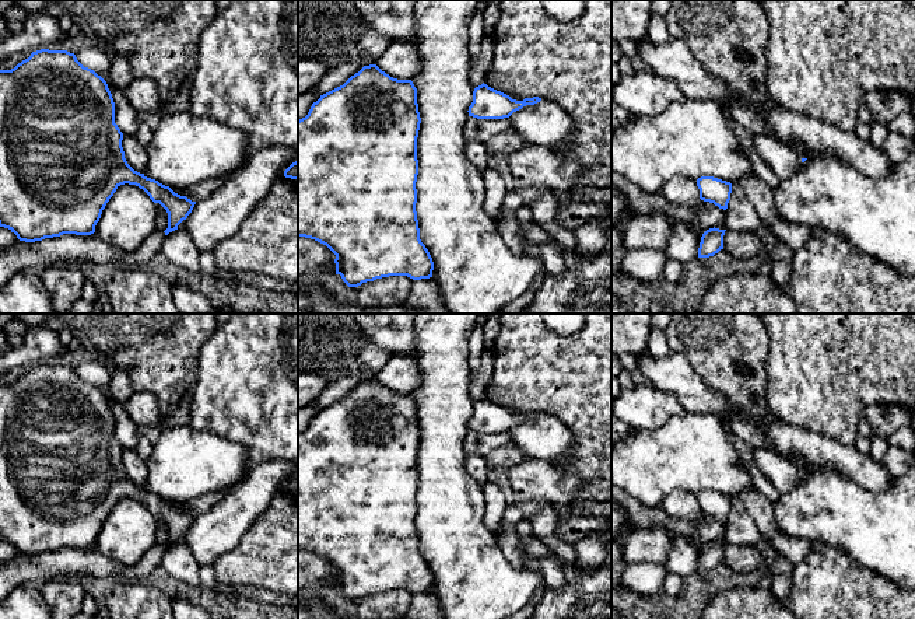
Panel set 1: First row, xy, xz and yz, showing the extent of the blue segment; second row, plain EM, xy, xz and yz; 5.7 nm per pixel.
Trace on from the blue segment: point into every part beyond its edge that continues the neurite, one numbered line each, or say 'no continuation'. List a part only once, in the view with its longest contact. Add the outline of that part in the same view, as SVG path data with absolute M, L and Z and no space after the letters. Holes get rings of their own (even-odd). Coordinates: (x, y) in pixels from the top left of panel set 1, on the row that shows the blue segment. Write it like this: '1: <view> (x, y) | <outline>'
no continuation

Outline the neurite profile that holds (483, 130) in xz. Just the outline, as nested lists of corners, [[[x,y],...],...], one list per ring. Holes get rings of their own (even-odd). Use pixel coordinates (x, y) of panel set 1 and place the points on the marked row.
[[[469,116],[463,127],[463,136],[466,140],[477,140],[487,143],[495,136],[513,129],[509,118],[504,119],[477,119]]]

